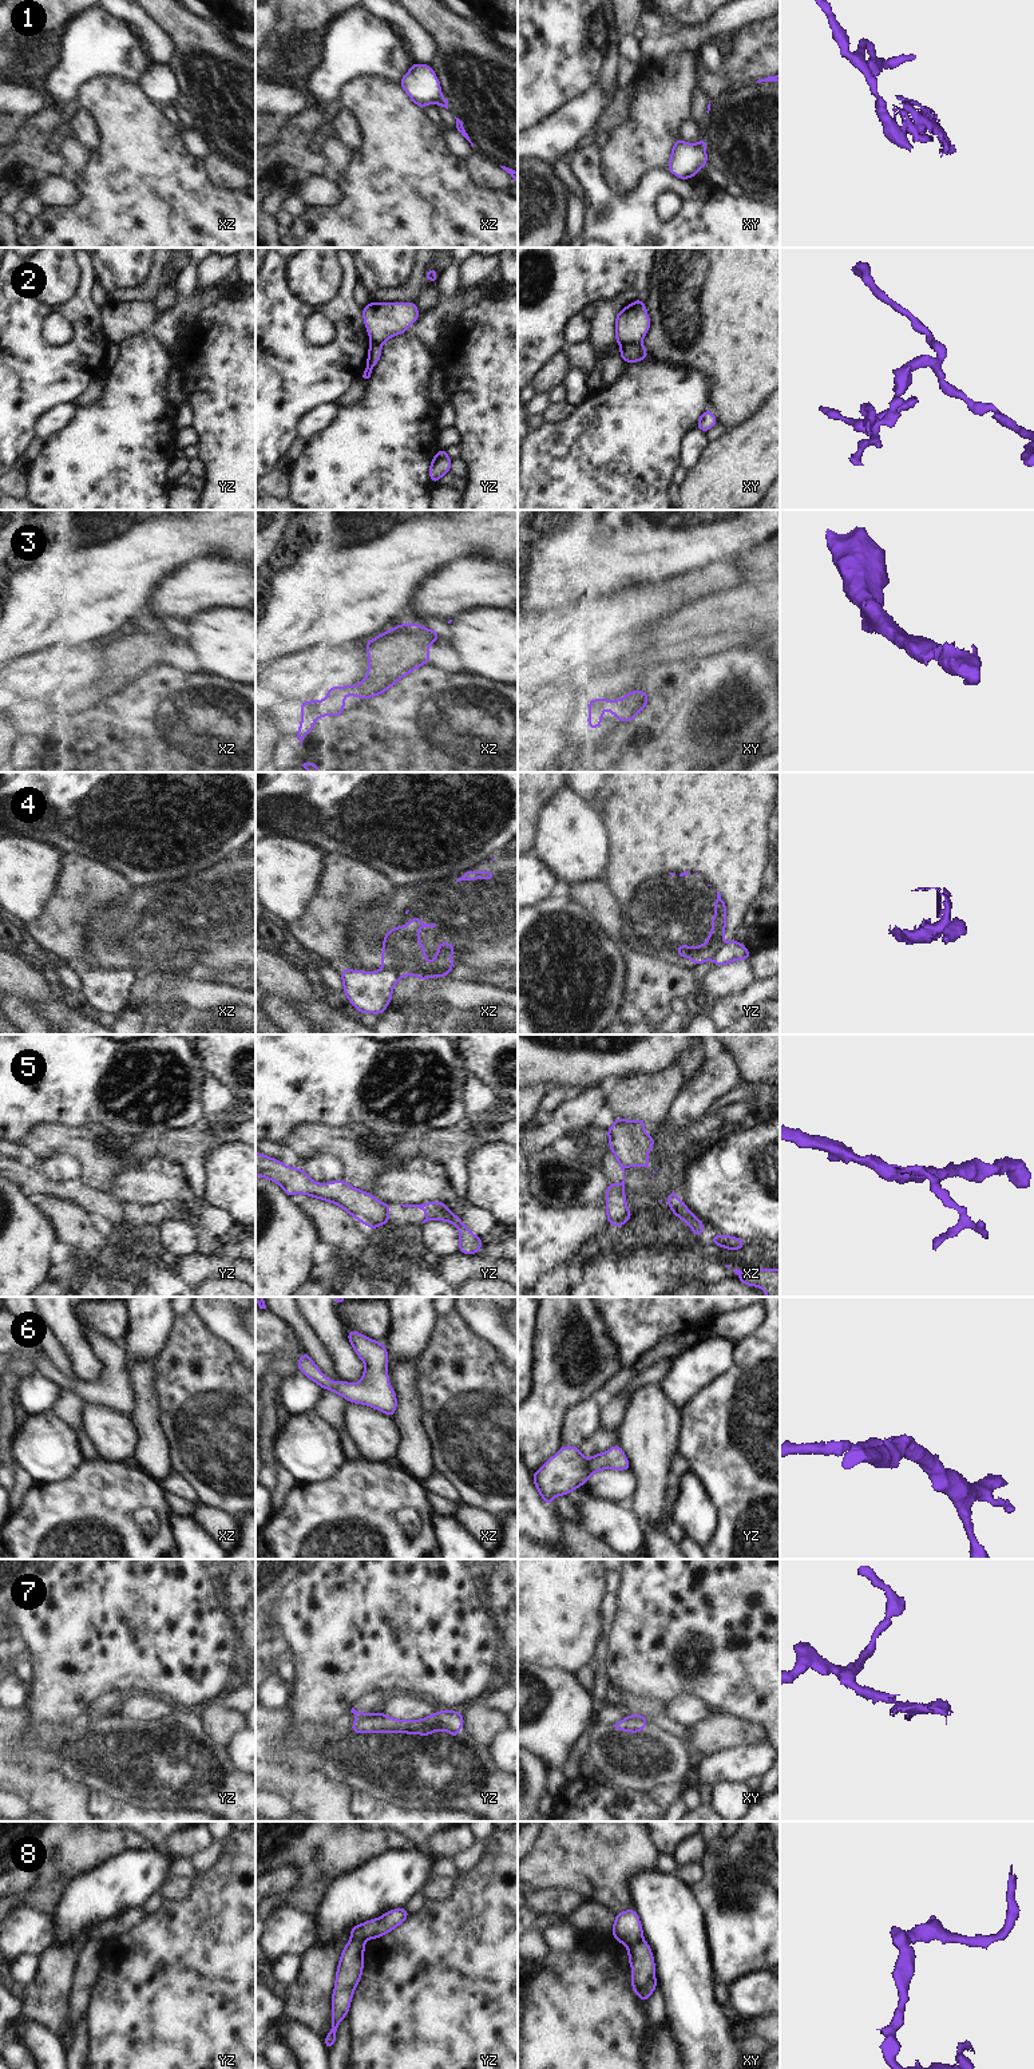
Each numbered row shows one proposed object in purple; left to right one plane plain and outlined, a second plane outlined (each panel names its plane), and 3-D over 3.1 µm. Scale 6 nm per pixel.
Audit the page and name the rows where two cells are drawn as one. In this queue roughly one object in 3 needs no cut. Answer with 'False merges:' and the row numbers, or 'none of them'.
False merges: 1, 2, 4, 5, 7, 8

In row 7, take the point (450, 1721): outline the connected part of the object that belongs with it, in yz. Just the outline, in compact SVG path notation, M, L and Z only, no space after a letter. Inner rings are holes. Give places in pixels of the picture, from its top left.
M447 1709L429 1714L423 1720L396 1720L387 1717L383 1712L377 1712L367 1717L357 1717L350 1726L353 1733L411 1733L431 1736L435 1730L445 1730L457 1738L460 1725L466 1730L461 1712Z

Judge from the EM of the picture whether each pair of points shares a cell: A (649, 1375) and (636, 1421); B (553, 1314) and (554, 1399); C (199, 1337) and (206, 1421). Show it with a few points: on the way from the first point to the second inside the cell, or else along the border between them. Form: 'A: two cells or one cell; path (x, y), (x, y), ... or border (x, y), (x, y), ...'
A: two cells; border (660, 1385), (644, 1385), (636, 1391)
B: one cell; path (553, 1336), (551, 1360), (554, 1363), (554, 1377)
C: one cell; path (199, 1359), (201, 1385), (206, 1400)

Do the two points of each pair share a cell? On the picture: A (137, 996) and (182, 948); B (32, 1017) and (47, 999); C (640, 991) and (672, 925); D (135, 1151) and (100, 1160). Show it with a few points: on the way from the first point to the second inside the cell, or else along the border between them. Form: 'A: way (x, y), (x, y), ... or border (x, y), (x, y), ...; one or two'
A: border (138, 976), (155, 976), (159, 980); two
B: border (14, 995), (32, 1001), (48, 1020); two
C: border (626, 945), (638, 953), (685, 968); two
D: way (127, 1156), (109, 1160); one

